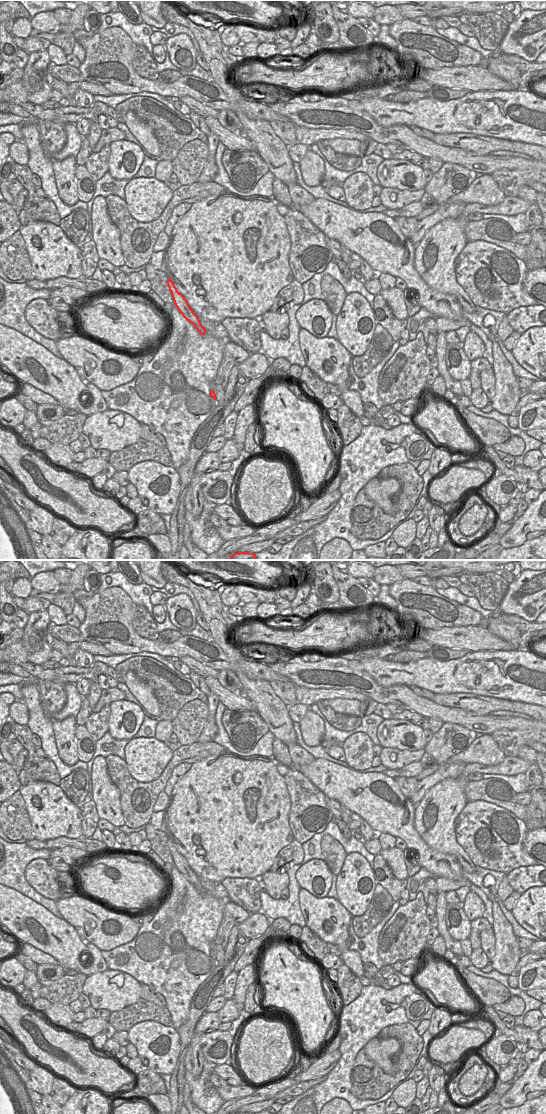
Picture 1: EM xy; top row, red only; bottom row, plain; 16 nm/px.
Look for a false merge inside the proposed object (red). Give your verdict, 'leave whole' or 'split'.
leave whole

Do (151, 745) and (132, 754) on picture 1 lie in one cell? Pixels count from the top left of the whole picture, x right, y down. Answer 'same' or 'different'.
same

